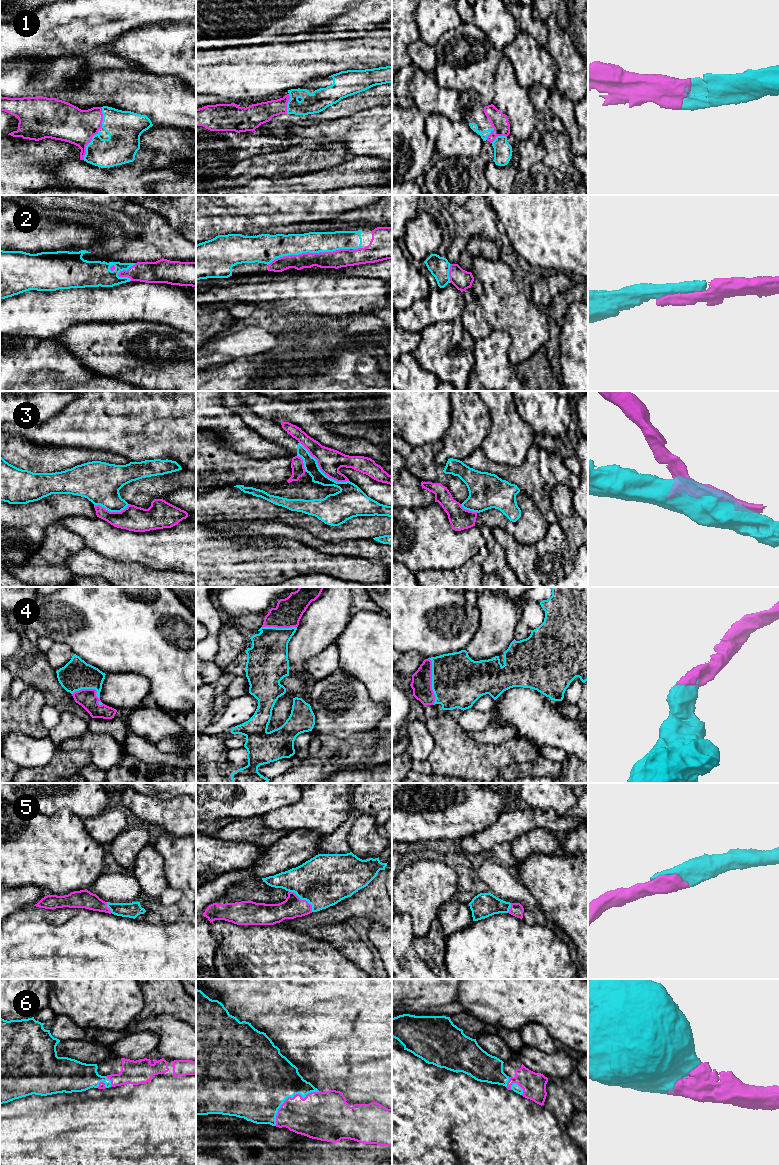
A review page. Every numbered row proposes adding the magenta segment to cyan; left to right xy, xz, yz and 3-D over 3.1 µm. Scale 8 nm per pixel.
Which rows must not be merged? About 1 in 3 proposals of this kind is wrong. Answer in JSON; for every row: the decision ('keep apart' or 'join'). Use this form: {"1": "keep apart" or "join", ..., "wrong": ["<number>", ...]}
{"1": "join", "2": "join", "3": "keep apart", "4": "join", "5": "join", "6": "join", "wrong": ["3"]}

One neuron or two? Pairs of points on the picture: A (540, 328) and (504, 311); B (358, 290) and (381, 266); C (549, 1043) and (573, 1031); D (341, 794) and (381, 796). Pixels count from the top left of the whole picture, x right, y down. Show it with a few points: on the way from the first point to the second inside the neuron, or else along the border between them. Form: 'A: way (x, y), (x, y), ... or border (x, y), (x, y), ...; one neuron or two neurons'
A: way (531, 328), (517, 315), (513, 314); one neuron
B: border (347, 274), (379, 277), (381, 279); two neurons
C: border (539, 1023), (560, 1046); two neurons
D: border (351, 793), (351, 806), (354, 810); two neurons

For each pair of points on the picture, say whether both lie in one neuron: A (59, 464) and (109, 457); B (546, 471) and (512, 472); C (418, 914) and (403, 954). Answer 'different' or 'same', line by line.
A: same
B: same
C: different

